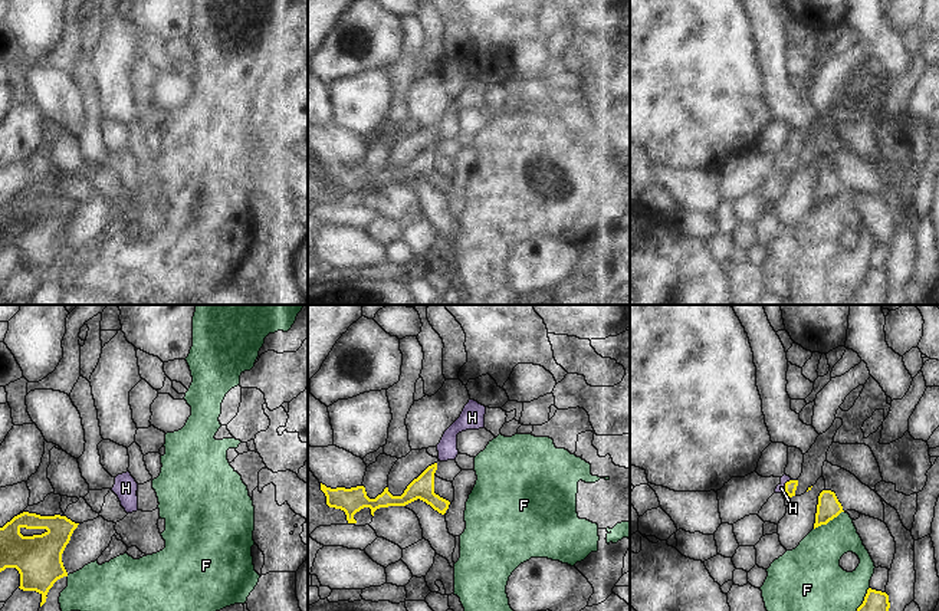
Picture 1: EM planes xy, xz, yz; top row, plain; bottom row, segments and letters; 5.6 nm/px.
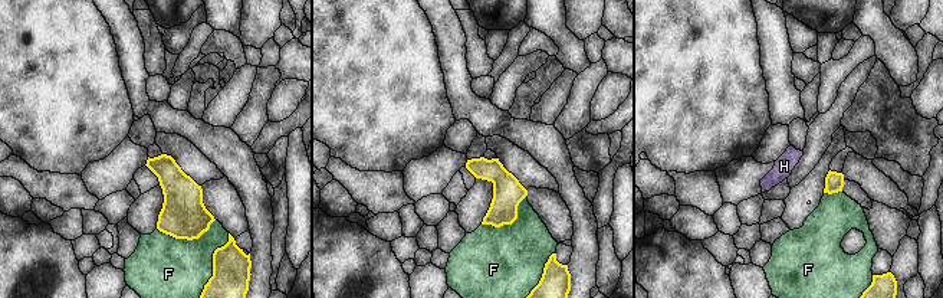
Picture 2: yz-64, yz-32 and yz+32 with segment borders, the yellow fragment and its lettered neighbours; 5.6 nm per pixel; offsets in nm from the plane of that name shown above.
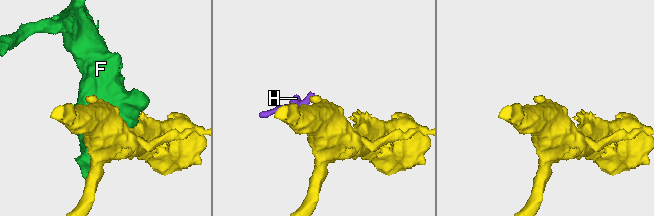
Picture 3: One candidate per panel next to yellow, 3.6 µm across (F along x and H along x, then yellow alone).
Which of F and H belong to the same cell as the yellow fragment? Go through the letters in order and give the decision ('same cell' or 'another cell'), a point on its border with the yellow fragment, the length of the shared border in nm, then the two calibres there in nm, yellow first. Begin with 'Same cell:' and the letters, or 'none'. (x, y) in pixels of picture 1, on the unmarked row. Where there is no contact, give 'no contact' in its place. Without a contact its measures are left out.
Same cell: H
F: another cell; contact yz (828, 199); length 200 nm; calibres 130 and 280 nm
H: same cell; contact yz (785, 163); length 90 nm; calibres 60 and 50 nm

